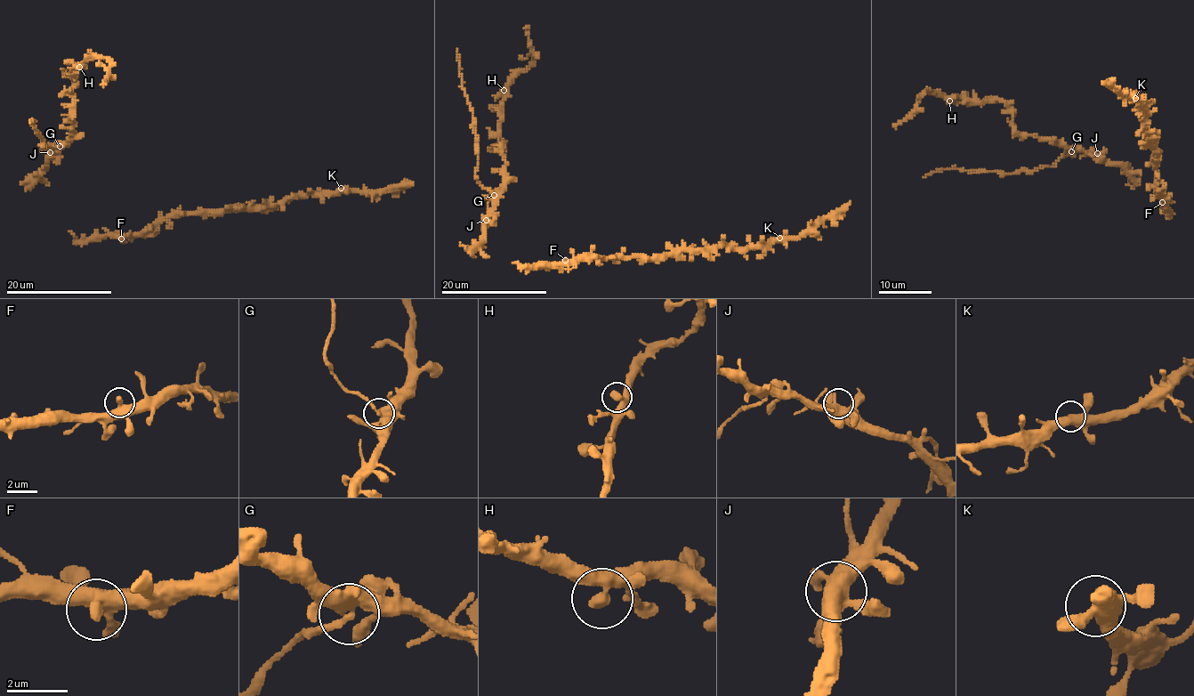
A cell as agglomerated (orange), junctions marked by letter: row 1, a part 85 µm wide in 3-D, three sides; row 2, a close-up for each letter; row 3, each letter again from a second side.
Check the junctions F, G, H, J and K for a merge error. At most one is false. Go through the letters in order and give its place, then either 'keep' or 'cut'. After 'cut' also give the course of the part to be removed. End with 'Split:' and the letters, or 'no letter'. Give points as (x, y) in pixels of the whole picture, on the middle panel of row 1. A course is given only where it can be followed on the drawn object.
F: (565, 260) | keep
G: (494, 195) | cut | (494, 194), (481, 185), (476, 175), (477, 155), (473, 111), (461, 85), (456, 49)
H: (504, 90) | keep
J: (486, 220) | keep
K: (779, 238) | keep
Split: G

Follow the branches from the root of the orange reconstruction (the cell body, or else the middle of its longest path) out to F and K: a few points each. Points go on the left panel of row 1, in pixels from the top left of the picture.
F: (69, 231), (78, 239), (100, 240), (108, 236), (121, 238)
K: (69, 231), (78, 239), (134, 235), (175, 216), (262, 208), (297, 196), (336, 193), (341, 188)

